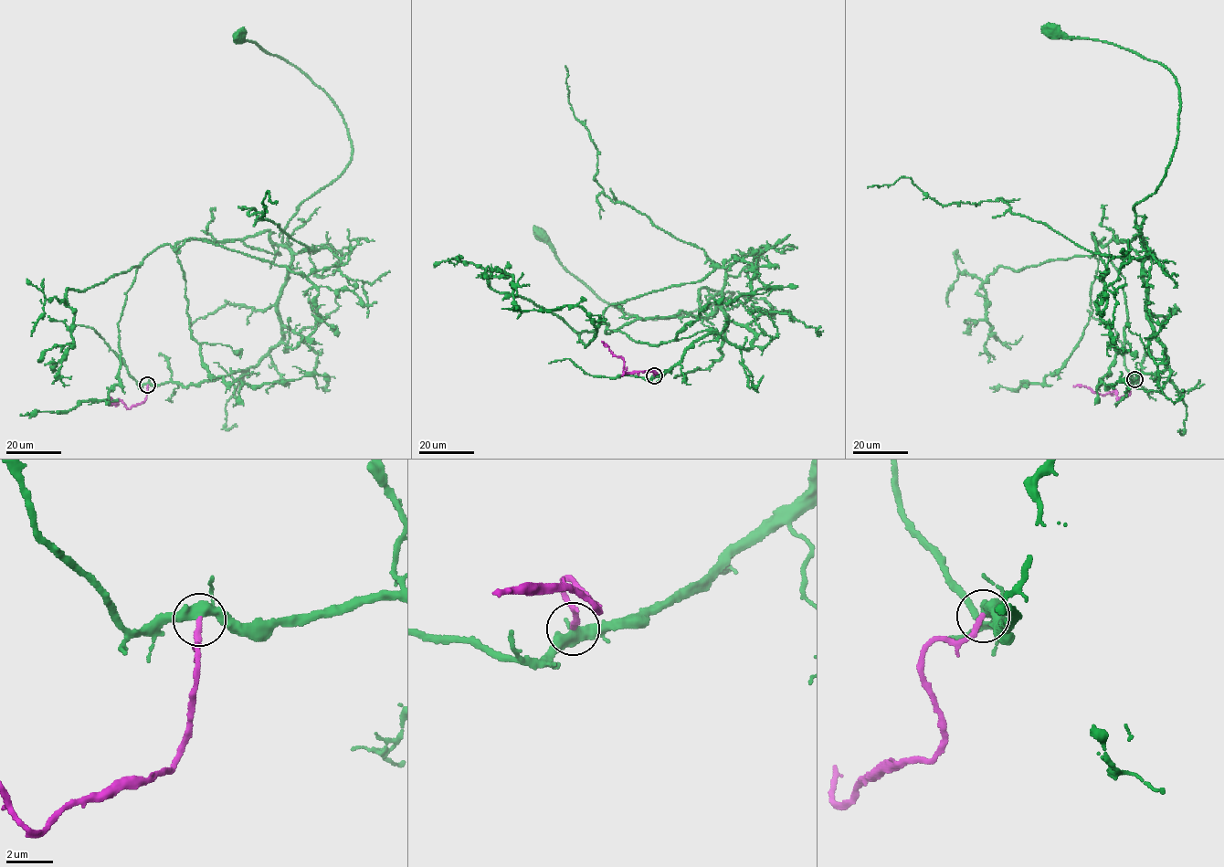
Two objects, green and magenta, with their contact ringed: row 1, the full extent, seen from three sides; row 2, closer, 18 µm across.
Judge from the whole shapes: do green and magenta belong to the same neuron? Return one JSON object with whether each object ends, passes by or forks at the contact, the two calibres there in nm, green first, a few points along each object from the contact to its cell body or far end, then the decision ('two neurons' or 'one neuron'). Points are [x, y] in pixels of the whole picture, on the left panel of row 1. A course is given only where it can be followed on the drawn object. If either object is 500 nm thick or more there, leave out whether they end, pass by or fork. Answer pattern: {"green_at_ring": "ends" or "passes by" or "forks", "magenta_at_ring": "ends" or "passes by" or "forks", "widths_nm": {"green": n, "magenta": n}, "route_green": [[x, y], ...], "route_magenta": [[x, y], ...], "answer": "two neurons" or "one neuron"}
{"green_at_ring": "forks", "magenta_at_ring": "ends", "widths_nm": {"green": 420, "magenta": 240}, "route_green": [[147, 384], [247, 369], [280, 341], [278, 298], [292, 260], [283, 230], [351, 159], [330, 97], [238, 36]], "route_magenta": [[147, 384], [143, 402], [128, 409], [120, 400], [114, 401], [115, 405], [118, 405], [111, 398], [107, 399]], "answer": "one neuron"}

